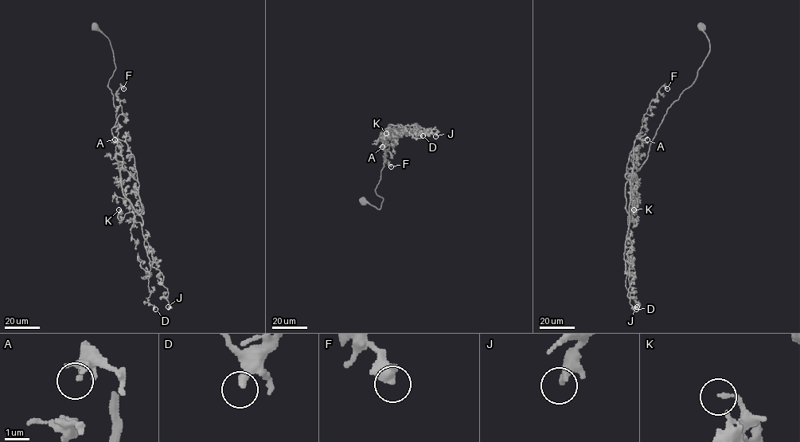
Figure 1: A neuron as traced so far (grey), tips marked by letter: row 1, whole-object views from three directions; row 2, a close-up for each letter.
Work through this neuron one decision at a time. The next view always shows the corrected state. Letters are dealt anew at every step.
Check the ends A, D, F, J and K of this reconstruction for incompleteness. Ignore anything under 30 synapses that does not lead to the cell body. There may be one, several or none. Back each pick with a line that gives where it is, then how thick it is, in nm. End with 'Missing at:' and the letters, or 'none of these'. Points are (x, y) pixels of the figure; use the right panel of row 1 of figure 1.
Missing at: none of these

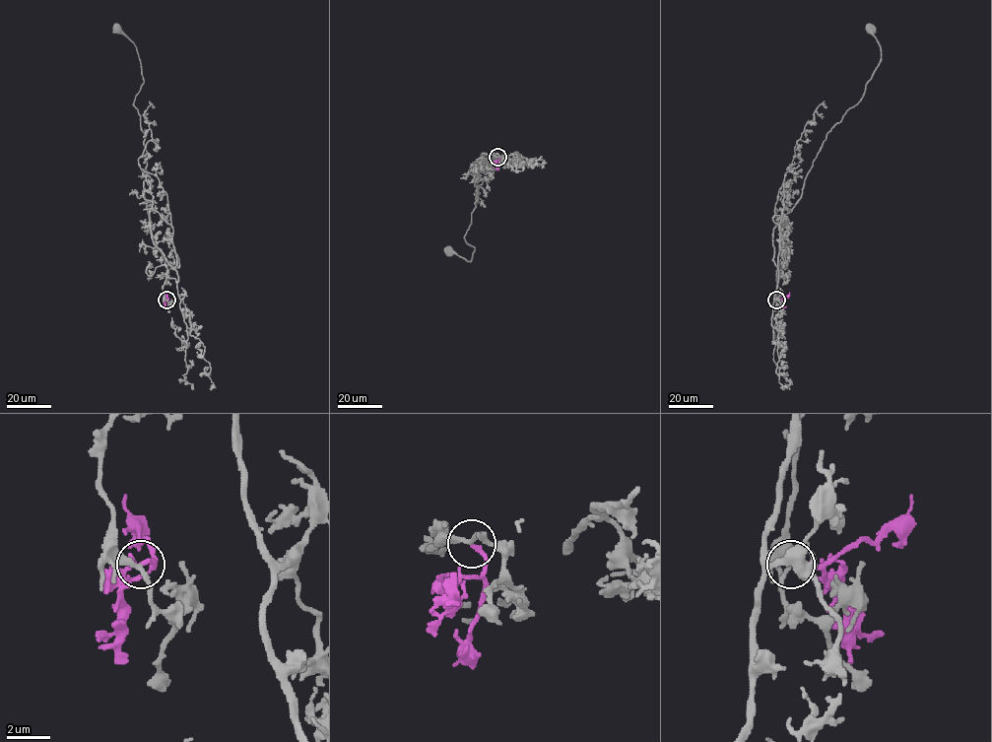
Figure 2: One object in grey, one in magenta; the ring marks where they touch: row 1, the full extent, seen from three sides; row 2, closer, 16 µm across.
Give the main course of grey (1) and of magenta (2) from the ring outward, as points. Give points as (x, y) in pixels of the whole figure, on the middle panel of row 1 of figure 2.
1: (497, 157), (481, 155), (477, 199), (464, 237), (474, 248), (472, 259), (447, 249)
2: (497, 158), (496, 169)

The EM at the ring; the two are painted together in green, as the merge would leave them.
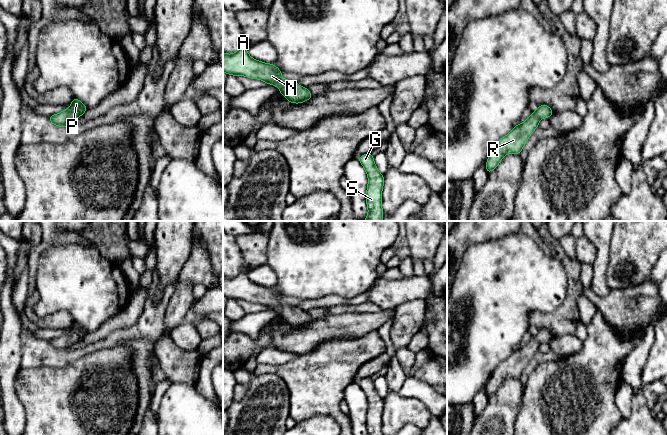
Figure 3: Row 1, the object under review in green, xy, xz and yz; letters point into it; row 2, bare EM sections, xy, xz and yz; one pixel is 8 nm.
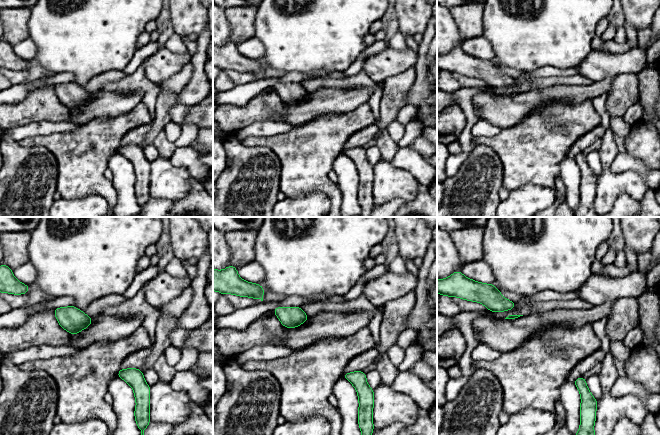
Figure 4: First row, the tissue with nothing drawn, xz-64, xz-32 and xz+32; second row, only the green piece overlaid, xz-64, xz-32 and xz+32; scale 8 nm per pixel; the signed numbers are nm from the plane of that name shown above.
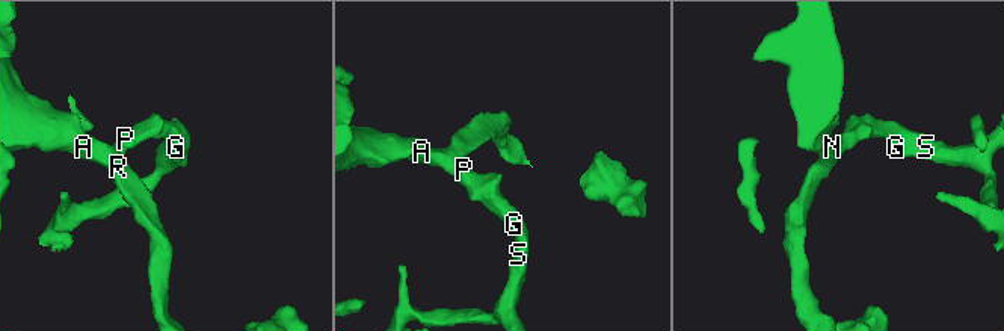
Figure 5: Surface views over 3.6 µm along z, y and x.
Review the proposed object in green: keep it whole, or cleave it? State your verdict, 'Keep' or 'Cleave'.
Keep

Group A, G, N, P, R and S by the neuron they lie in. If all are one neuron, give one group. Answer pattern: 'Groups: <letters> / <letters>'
Groups: A G N P R S

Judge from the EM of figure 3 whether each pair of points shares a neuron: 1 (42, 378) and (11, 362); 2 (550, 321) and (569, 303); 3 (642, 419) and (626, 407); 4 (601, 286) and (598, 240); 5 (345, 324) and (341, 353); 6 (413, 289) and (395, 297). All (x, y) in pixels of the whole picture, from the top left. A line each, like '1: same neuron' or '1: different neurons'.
1: different neurons
2: same neuron
3: different neurons
4: same neuron
5: different neurons
6: same neuron

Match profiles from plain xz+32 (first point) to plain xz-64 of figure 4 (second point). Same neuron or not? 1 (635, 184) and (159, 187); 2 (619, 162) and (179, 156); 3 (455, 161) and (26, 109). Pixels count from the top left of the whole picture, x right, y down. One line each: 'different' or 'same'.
1: same
2: same
3: different

